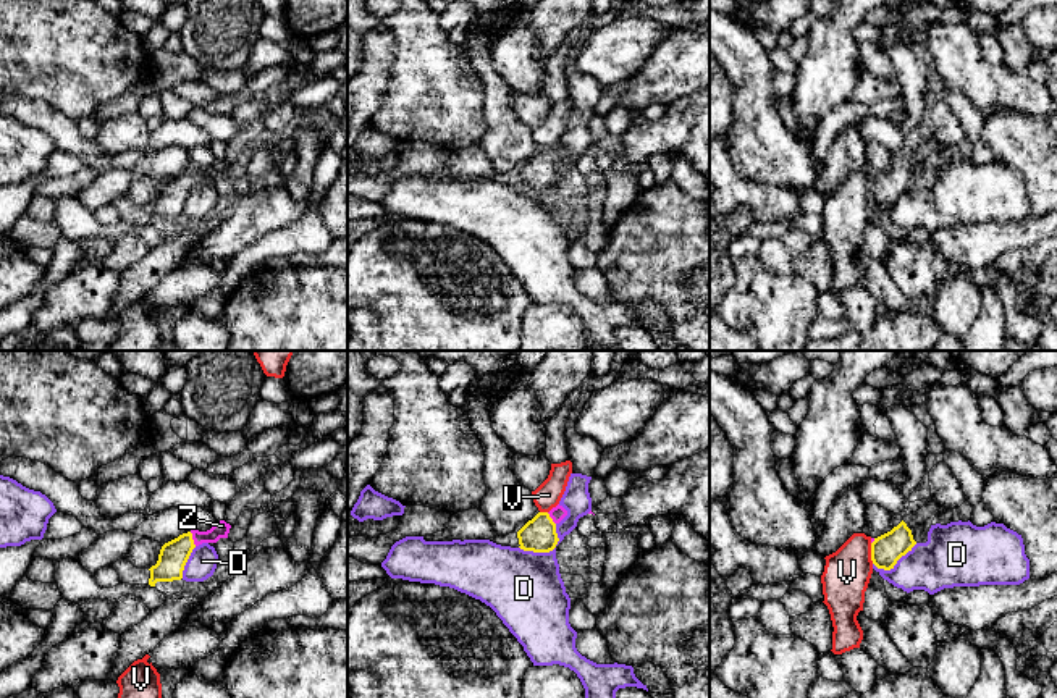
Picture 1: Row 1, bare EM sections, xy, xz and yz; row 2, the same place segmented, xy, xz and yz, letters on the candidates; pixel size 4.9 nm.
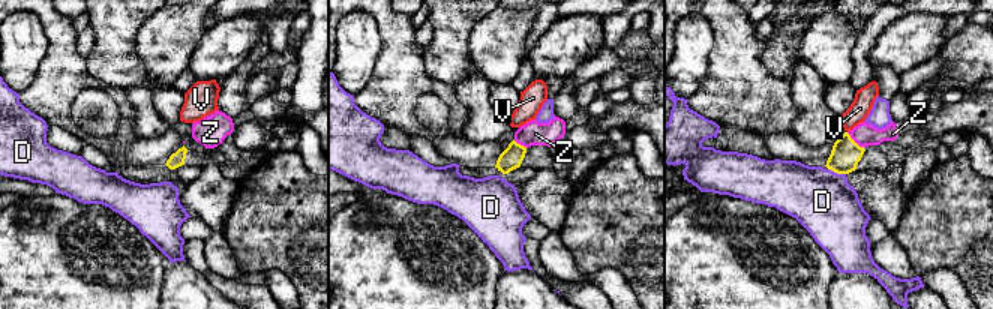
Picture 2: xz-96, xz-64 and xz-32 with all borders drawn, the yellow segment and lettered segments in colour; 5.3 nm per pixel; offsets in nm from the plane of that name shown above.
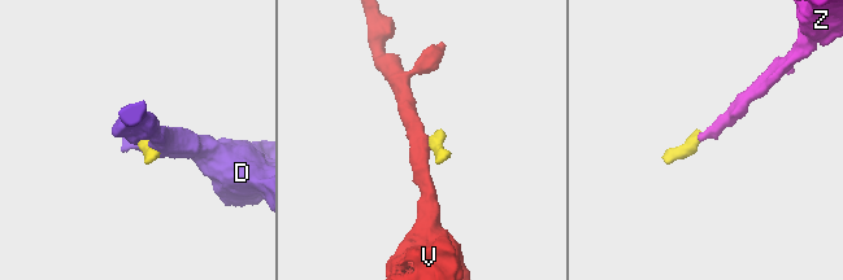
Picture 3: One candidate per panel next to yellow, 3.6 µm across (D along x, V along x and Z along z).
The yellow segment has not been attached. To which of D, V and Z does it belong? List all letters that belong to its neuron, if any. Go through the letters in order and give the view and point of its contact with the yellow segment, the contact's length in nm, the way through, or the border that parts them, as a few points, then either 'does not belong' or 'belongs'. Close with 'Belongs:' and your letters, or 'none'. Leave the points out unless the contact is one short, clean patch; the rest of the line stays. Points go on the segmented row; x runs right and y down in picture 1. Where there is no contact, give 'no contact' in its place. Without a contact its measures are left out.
D: meets yellow in xz at (548, 551); contact 220 nm long; does not belong
V: meets yellow in yz at (871, 553); contact 110 nm long; border along yz (870, 543), (870, 559), (873, 563); does not belong
Z: meets yellow in xy at (191, 538); contact 80 nm long; runs through xy (173, 555), (191, 538), (210, 537), (220, 529); belongs
Belongs: Z

